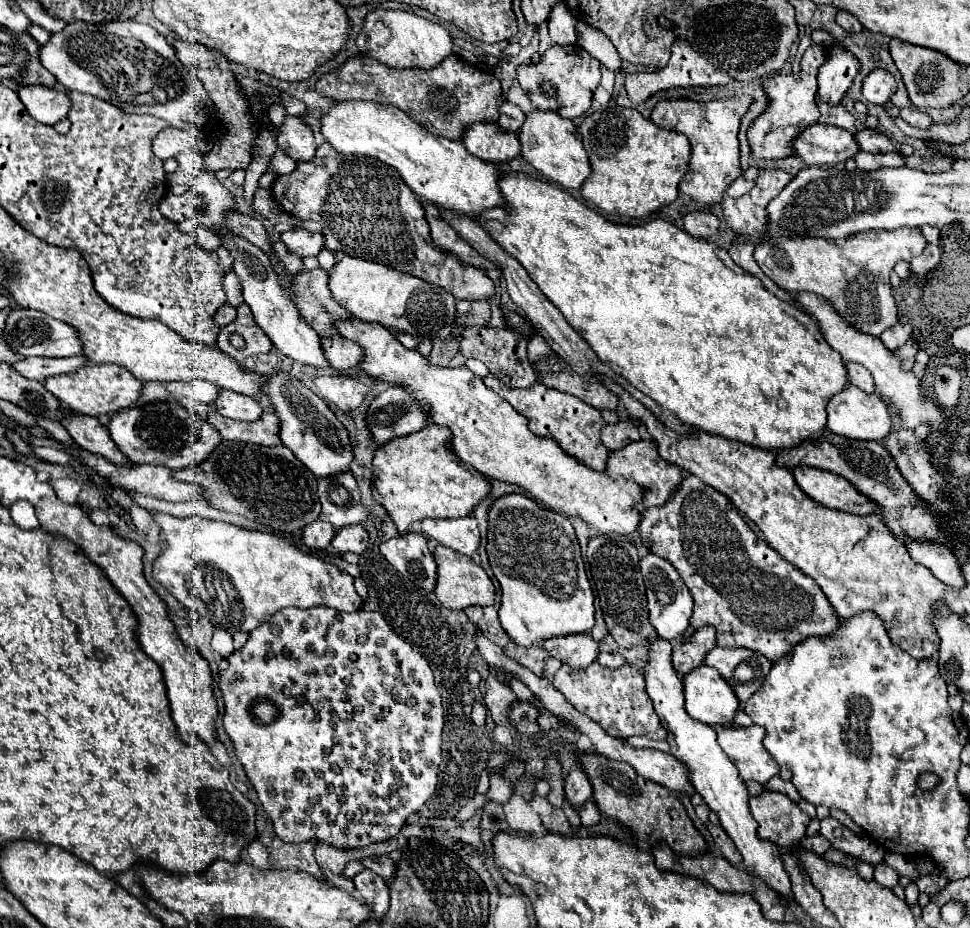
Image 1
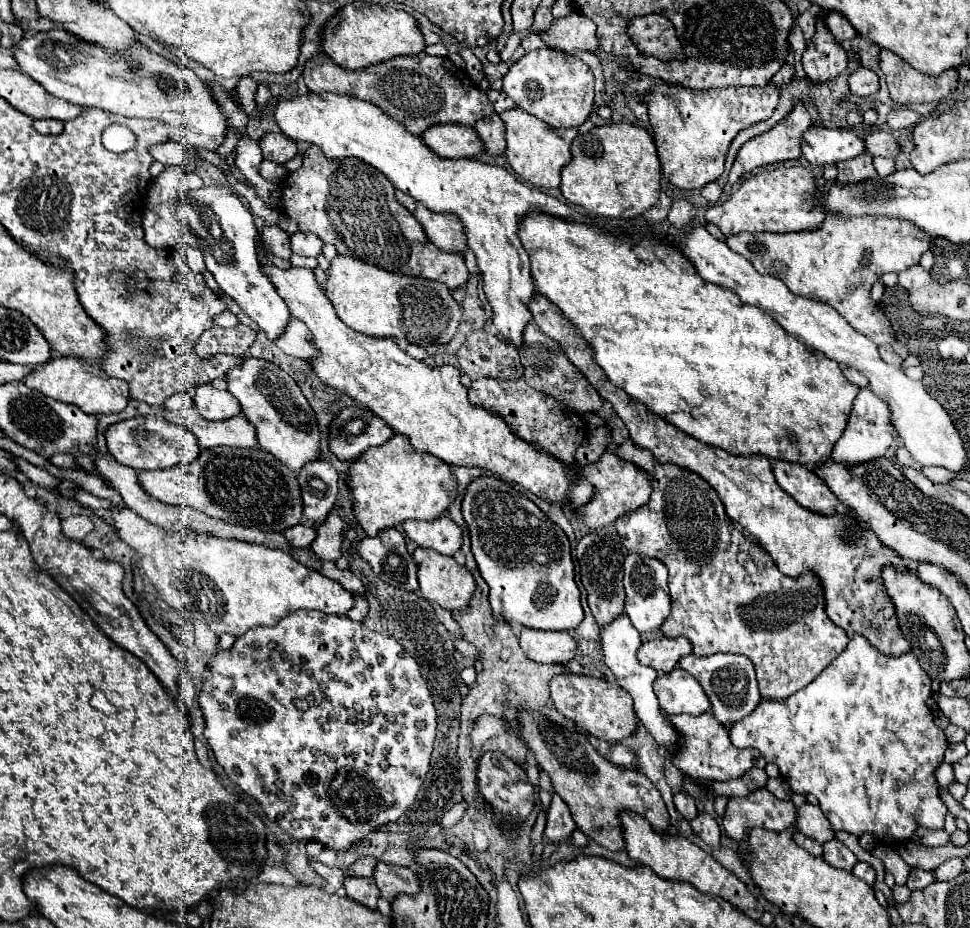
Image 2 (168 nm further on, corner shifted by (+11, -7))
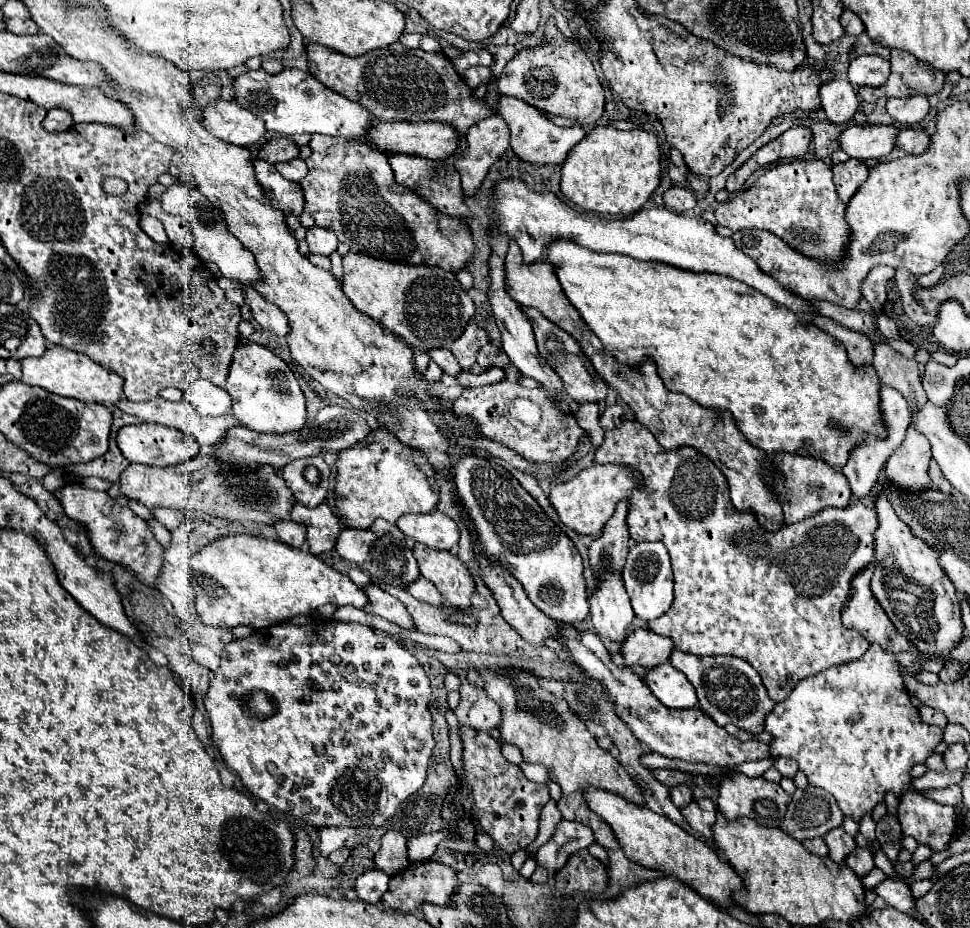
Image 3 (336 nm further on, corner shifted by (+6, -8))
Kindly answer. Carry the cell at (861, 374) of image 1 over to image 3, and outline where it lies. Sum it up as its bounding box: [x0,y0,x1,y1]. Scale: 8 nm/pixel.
[815,317,873,367]

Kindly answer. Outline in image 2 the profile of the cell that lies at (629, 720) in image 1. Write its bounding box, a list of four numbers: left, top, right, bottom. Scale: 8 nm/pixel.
[550,672,638,744]

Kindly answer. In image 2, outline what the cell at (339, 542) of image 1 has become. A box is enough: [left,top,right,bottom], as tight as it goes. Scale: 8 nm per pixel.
[310,512,346,562]

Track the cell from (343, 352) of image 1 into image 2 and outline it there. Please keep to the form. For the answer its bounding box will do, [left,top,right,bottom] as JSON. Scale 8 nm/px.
[276,318,318,362]

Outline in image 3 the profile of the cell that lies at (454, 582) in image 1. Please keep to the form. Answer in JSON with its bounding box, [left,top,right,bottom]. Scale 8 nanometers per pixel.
[413,543,475,609]

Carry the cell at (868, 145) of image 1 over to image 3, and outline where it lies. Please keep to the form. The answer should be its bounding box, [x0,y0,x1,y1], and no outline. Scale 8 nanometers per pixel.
[897,127,929,155]

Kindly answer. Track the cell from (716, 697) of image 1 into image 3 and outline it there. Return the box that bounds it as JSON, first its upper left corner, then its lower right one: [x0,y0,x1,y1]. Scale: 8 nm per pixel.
[645,663,697,709]

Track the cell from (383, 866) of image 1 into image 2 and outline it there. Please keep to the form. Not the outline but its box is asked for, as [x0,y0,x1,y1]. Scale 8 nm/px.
[374,862,416,900]

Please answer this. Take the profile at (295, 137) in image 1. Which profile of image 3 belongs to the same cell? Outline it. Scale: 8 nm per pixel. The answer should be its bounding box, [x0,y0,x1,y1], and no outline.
[257,137,299,163]

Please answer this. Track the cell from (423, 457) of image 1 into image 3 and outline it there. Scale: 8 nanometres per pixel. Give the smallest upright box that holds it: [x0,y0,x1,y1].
[335,429,439,529]

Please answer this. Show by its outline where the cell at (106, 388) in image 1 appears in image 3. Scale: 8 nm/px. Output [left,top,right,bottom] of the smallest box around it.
[19,345,123,405]

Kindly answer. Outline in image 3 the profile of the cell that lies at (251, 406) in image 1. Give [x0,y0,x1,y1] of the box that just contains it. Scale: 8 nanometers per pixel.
[187,379,231,415]

